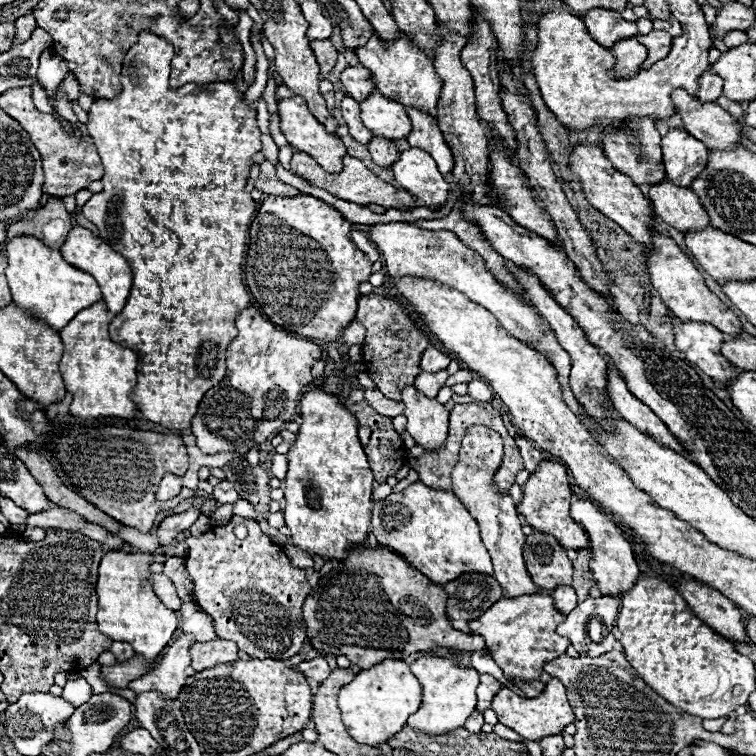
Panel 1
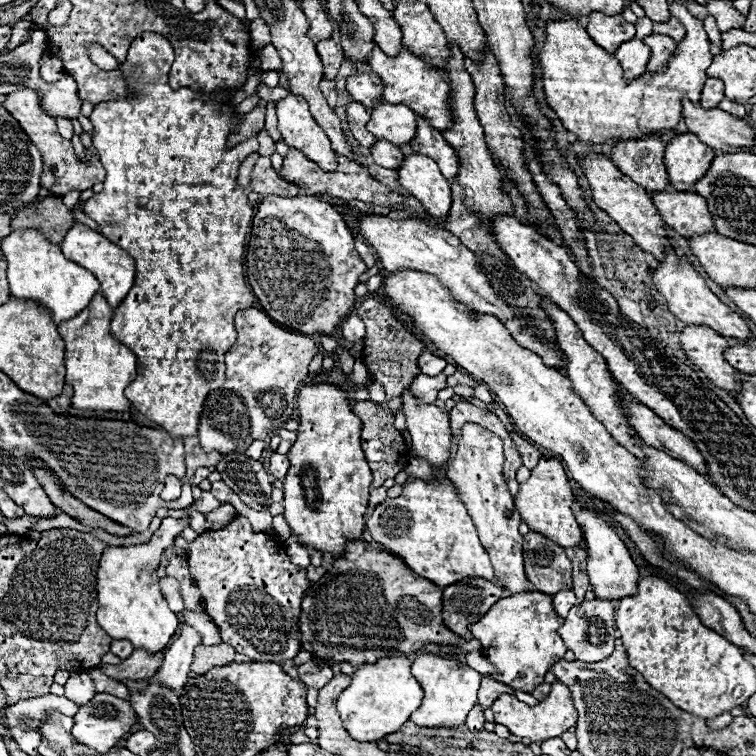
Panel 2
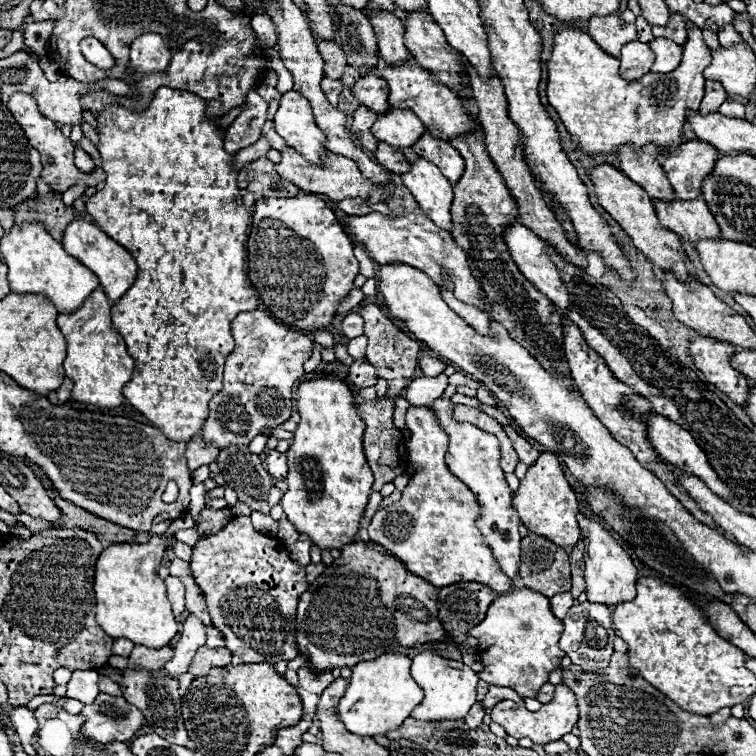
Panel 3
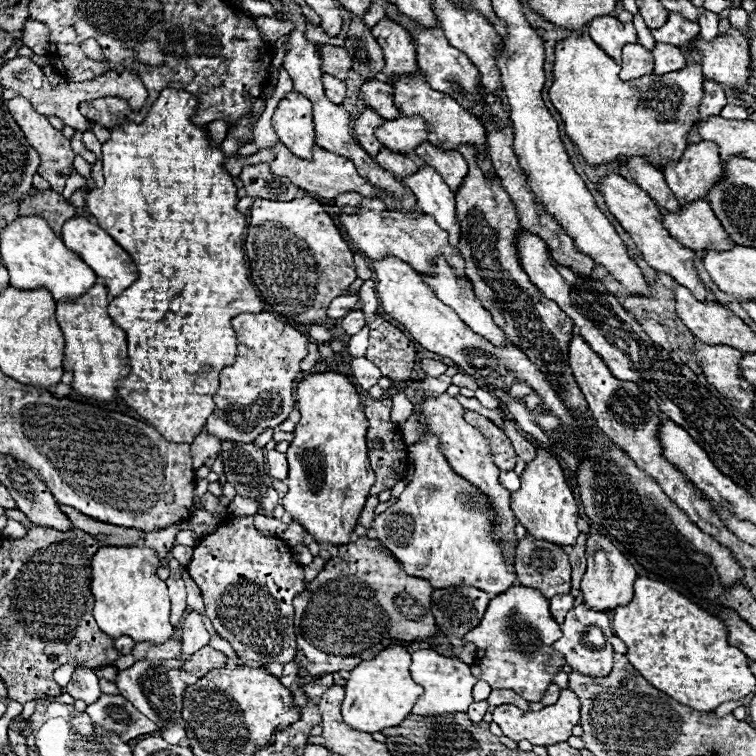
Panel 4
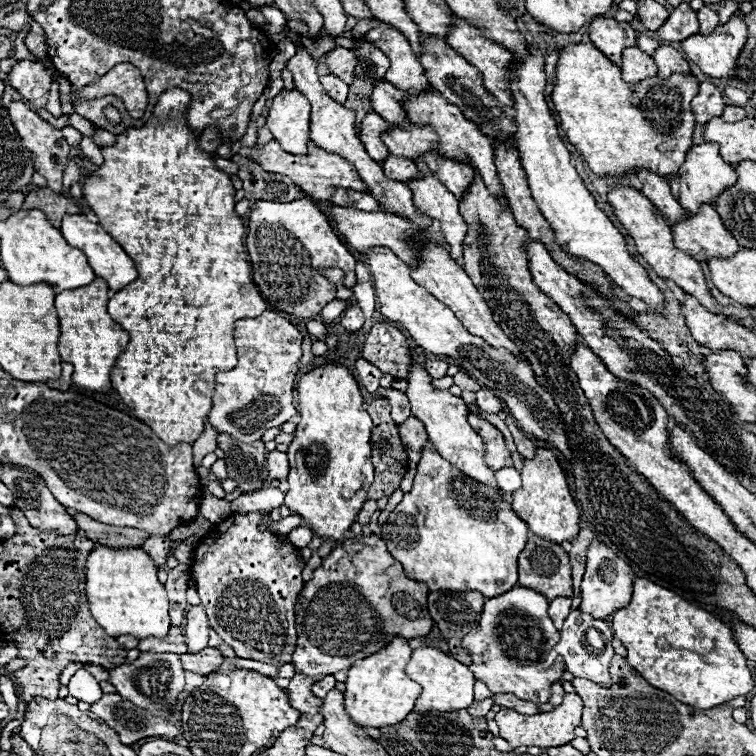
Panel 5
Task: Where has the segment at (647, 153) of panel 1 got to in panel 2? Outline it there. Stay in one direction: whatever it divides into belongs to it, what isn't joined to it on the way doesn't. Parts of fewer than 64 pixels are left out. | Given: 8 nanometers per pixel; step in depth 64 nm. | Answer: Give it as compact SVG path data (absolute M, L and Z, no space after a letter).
M644 136L642 140L618 140L612 148L612 160L614 164L620 168L620 172L624 172L628 178L632 178L638 186L646 188L648 192L664 192L670 182L668 182L668 174L664 168L664 148L666 144L658 138L658 136Z

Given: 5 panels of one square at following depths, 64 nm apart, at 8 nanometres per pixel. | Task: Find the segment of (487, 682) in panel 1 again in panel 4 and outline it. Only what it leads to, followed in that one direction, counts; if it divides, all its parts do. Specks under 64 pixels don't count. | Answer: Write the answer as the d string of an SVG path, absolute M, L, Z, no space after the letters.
M492 690L492 694L488 696L488 704L490 704L490 706L514 704L514 706L518 706L518 708L520 708L520 710L524 710L524 712L528 712L528 710L530 710L528 702L526 702L524 698L520 698L518 694L514 694L512 690Z

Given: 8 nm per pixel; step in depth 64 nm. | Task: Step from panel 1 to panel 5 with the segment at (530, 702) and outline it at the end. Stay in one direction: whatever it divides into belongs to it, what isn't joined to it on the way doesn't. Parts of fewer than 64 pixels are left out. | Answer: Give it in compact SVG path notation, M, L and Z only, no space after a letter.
M566 694L564 702L560 706L556 706L552 712L544 712L544 714L536 714L536 716L524 716L518 714L510 708L502 708L496 714L496 722L500 726L500 738L508 740L512 748L520 748L520 746L538 746L538 748L554 748L554 746L564 746L570 744L576 734L574 730L580 726L580 718L582 718L582 700L576 694Z

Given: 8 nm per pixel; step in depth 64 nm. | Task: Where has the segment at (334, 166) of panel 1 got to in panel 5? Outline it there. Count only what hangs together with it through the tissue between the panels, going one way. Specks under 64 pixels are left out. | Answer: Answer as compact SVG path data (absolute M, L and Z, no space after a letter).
M282 90L266 118L266 126L274 134L274 140L290 154L306 154L310 140L310 102L298 90Z

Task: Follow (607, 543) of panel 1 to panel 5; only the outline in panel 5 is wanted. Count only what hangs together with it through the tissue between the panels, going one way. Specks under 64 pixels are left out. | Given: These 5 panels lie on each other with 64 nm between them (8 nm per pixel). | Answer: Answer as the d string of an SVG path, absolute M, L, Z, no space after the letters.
M606 544L590 546L588 566L586 566L586 574L582 578L582 604L580 604L580 610L584 614L590 614L592 618L606 620L614 610L620 610L622 606L626 606L626 602L630 602L632 582L634 582L632 568L622 558L618 558Z

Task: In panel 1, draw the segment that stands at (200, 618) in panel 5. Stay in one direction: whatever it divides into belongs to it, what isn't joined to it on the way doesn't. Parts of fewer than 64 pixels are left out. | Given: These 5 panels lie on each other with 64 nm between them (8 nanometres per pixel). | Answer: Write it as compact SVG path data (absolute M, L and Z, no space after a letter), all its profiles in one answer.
M182 634L174 644L166 648L166 654L154 666L154 670L134 682L128 684L134 692L150 692L158 690L168 698L178 698L184 682L186 682L186 668L190 666L190 646L196 642L192 634Z

